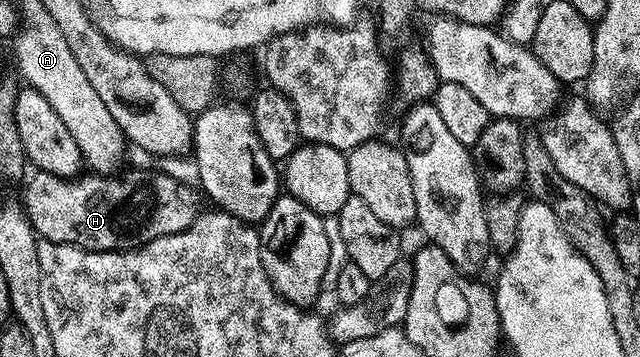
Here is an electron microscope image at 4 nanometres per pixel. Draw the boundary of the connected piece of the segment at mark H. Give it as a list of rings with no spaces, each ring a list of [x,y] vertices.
[[[160,170],[129,172],[126,176],[121,176],[122,174],[88,174],[89,176],[78,174],[70,178],[39,171],[34,171],[32,175],[33,177],[29,176],[24,181],[26,184],[23,207],[25,217],[37,231],[38,237],[60,244],[79,246],[92,252],[116,252],[146,244],[155,238],[163,238],[167,234],[186,232],[197,221],[199,215],[198,193],[190,185],[181,184],[176,178]]]

